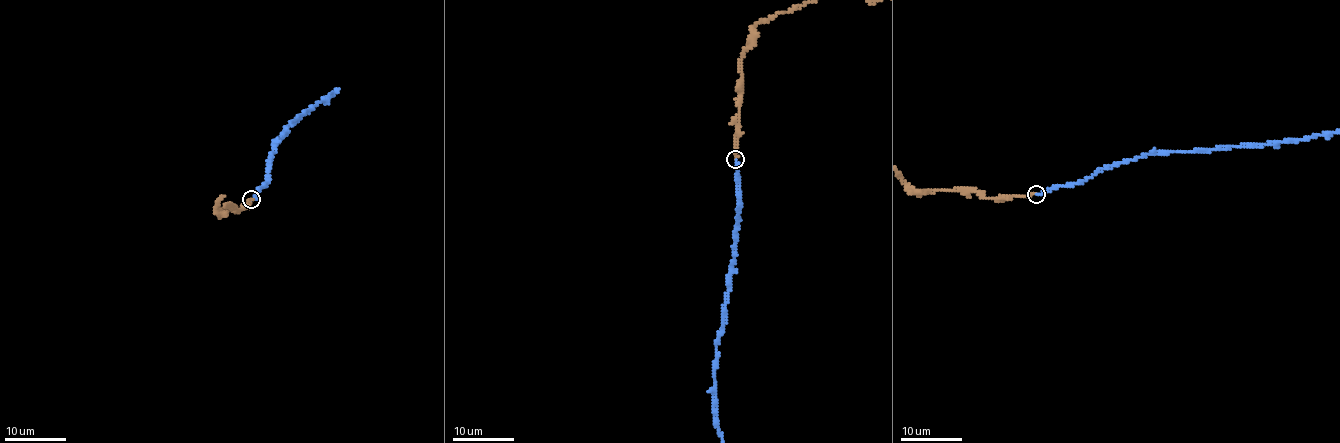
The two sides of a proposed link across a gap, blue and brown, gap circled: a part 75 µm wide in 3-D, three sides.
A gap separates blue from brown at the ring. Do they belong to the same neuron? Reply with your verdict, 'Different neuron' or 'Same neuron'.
Same neuron

